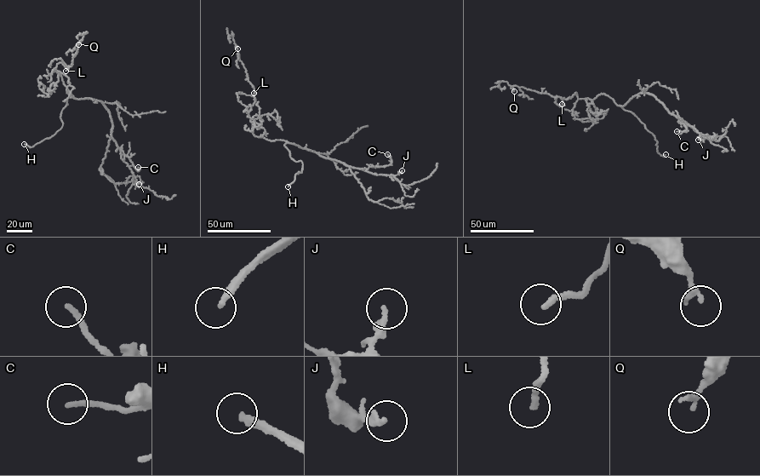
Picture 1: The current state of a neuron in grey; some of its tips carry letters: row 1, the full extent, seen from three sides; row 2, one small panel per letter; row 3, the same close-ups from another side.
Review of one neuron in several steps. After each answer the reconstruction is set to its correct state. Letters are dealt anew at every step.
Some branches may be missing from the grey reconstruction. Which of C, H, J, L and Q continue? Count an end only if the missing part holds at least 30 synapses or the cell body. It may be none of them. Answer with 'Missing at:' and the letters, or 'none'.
Missing at: H, L

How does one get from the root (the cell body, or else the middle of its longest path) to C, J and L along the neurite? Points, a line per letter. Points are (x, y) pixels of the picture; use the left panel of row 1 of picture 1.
C: (79, 99), (103, 102), (109, 112), (111, 136), (138, 171), (138, 167)
J: (79, 99), (103, 102), (109, 112), (111, 136), (119, 148), (121, 157), (139, 184)
L: (79, 99), (71, 94), (60, 73), (54, 70), (52, 72), (60, 62), (66, 68), (69, 66), (65, 71)

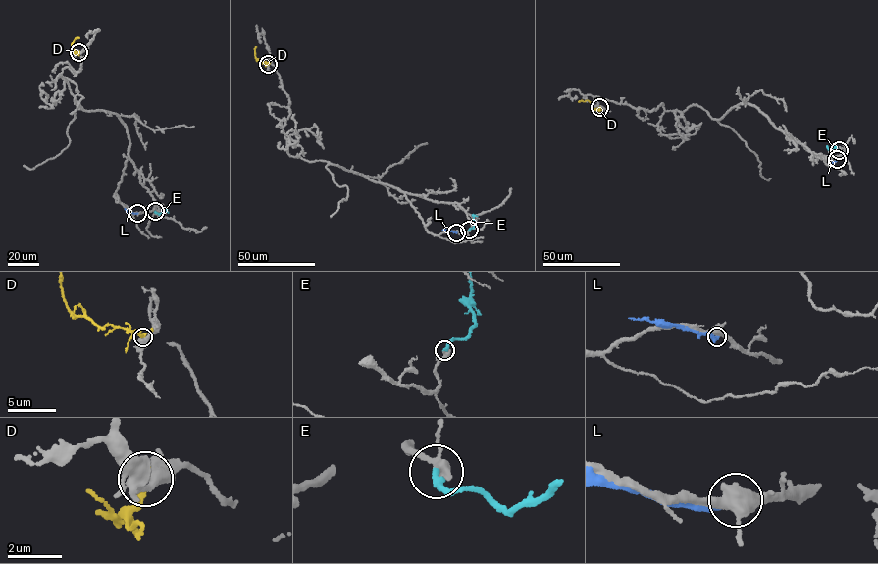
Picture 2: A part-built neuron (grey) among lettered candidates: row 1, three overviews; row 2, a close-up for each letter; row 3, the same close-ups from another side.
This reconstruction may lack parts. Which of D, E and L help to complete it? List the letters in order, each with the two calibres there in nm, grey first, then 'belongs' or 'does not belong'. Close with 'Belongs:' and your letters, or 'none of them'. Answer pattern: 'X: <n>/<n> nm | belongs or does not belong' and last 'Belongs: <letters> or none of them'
D: 460/240 nm | does not belong
E: 320/240 nm | belongs
L: 440/320 nm | does not belong
Belongs: E

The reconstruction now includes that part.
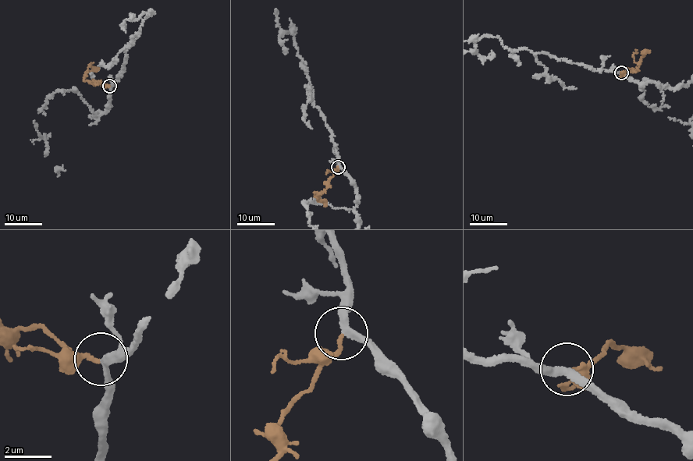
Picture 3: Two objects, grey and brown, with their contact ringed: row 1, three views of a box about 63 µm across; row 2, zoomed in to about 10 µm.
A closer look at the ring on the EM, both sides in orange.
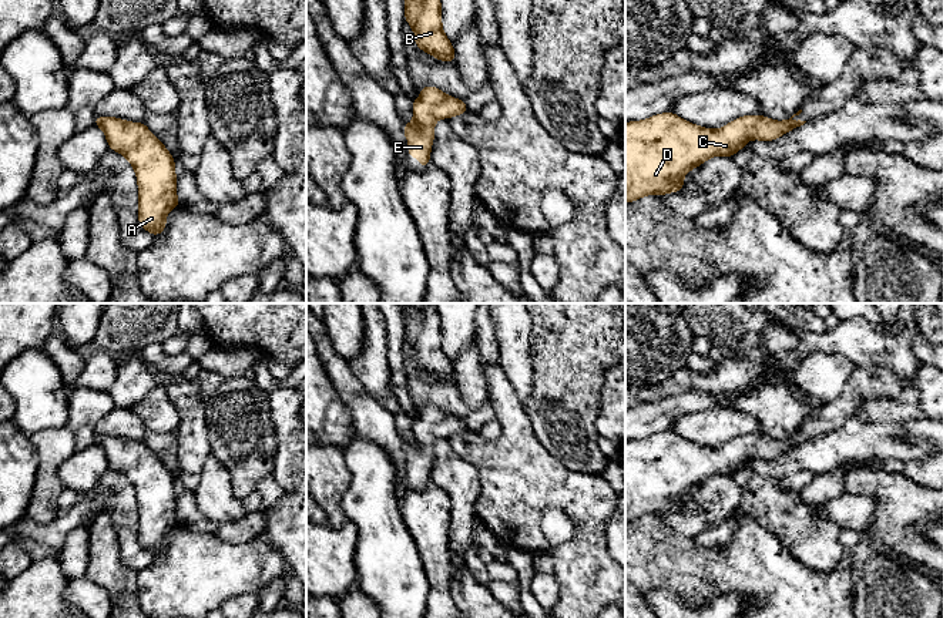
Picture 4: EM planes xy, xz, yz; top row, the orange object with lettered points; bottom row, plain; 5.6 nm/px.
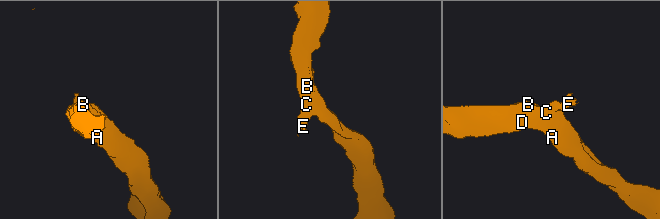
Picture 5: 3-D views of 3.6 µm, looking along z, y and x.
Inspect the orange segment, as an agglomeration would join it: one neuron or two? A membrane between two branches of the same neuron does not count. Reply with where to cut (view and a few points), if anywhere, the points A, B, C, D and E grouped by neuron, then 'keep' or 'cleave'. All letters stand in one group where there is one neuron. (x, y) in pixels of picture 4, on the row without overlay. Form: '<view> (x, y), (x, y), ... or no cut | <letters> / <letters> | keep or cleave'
no cut | A B C D E | keep

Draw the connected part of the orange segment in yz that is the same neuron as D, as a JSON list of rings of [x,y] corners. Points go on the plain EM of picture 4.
[[[802,429],[785,440],[775,440],[765,434],[744,434],[718,449],[695,444],[671,430],[625,441],[625,523],[645,514],[662,515],[668,511],[679,511],[688,490],[717,474],[734,476],[751,459],[772,460],[779,457],[806,441],[792,440],[801,431]]]

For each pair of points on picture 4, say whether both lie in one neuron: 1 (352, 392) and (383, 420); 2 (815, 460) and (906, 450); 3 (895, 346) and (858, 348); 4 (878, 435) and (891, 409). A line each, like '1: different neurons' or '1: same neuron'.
1: same neuron
2: same neuron
3: same neuron
4: different neurons

